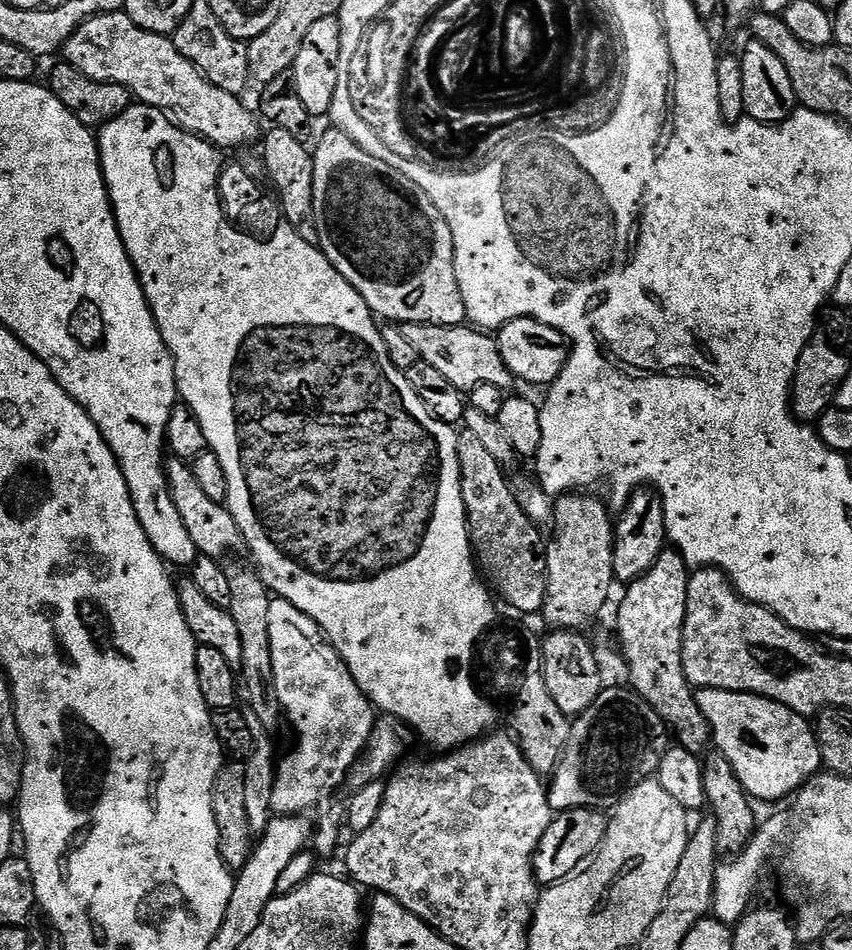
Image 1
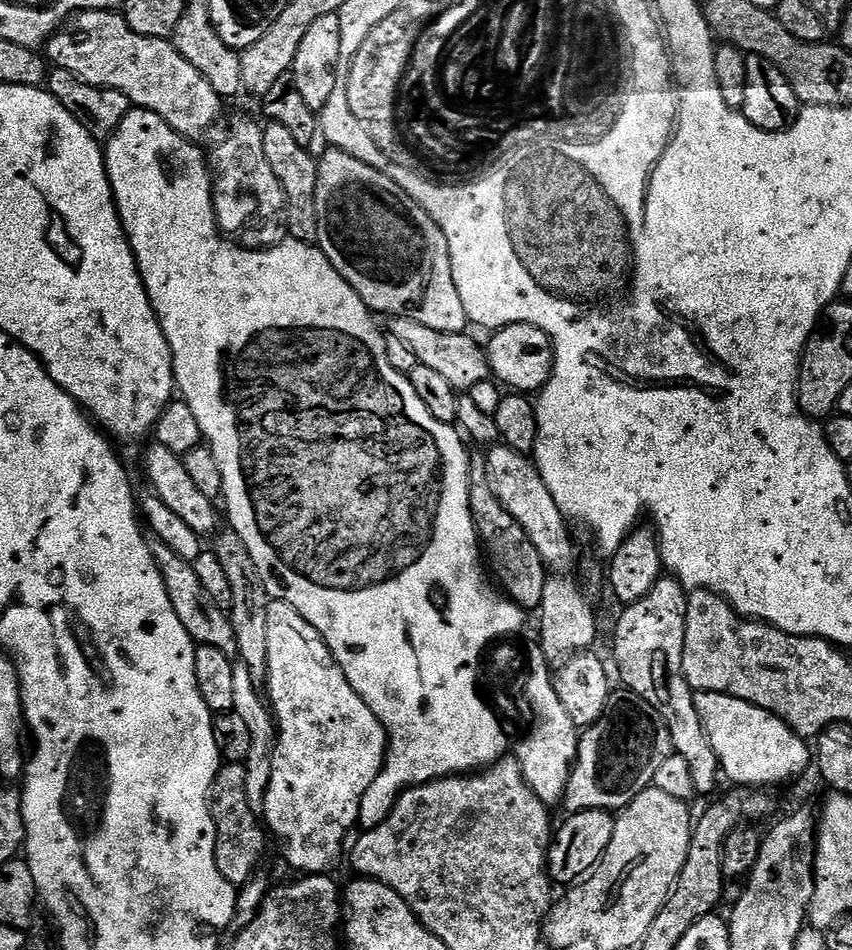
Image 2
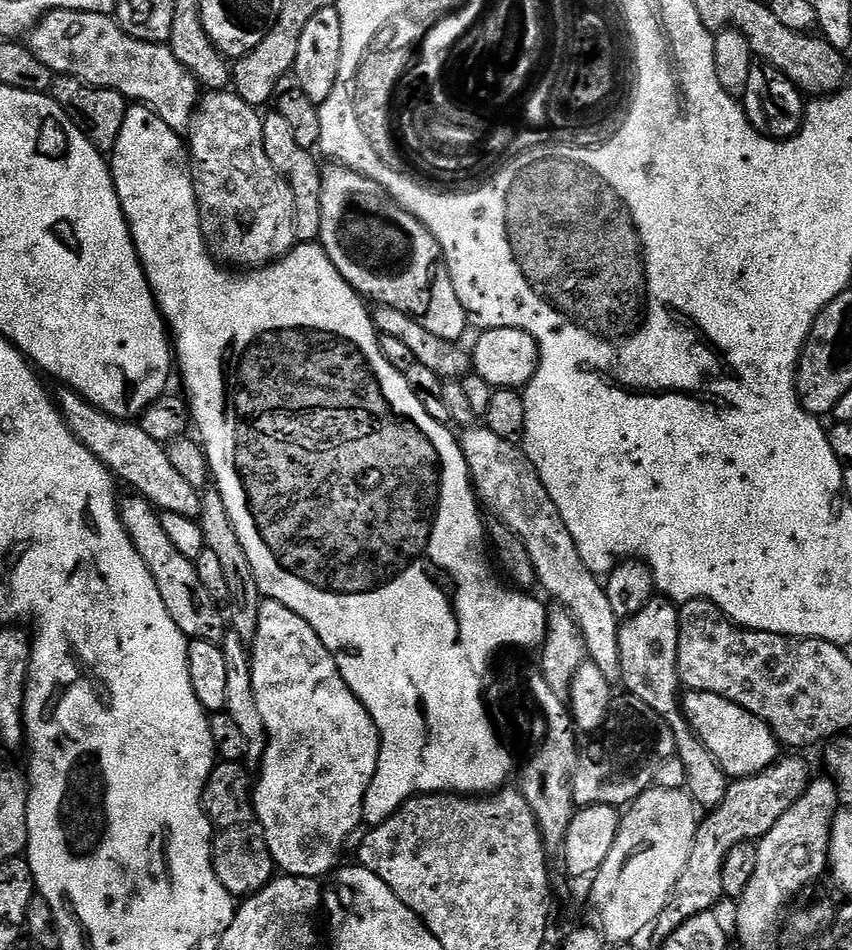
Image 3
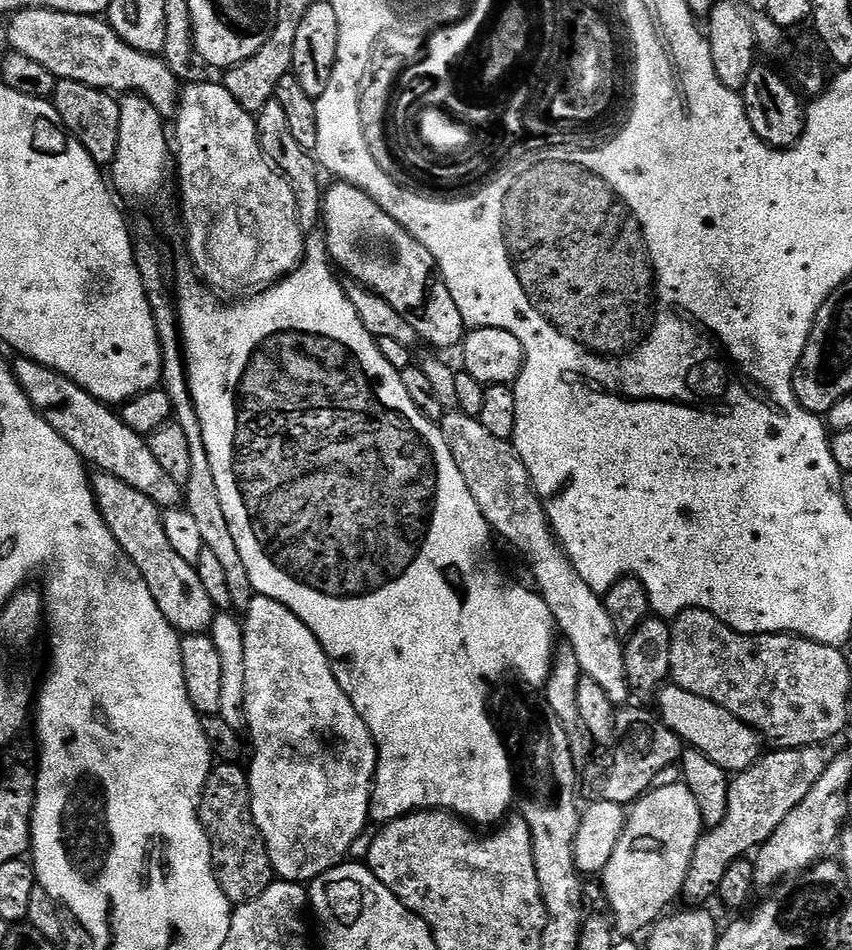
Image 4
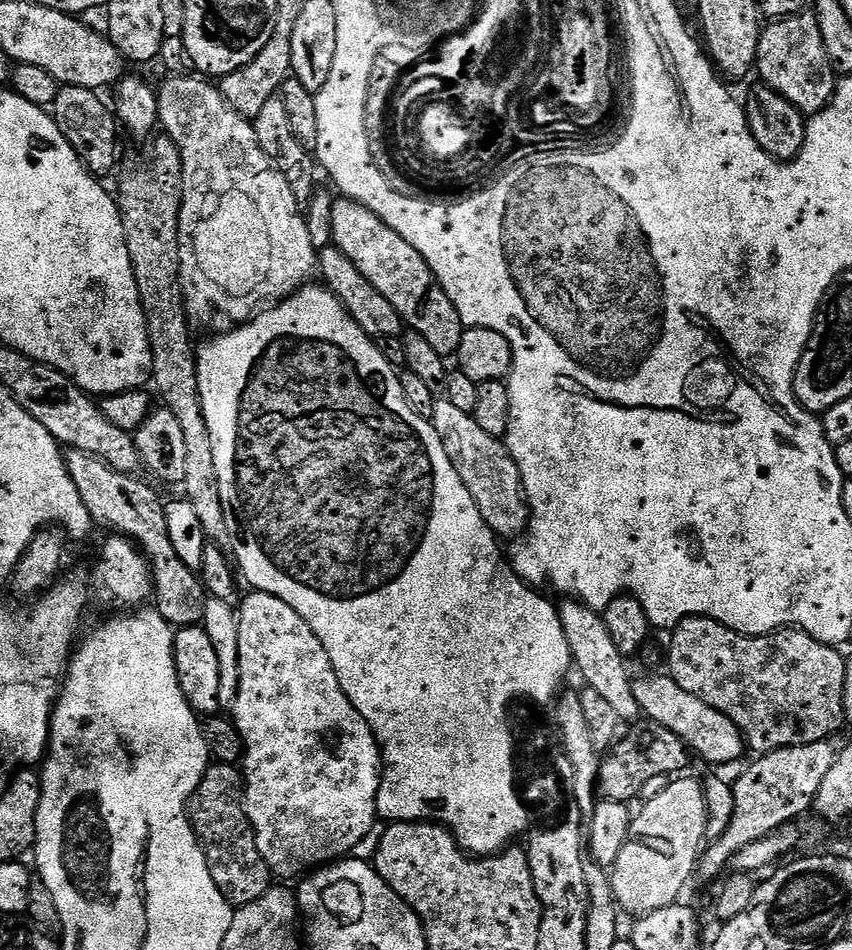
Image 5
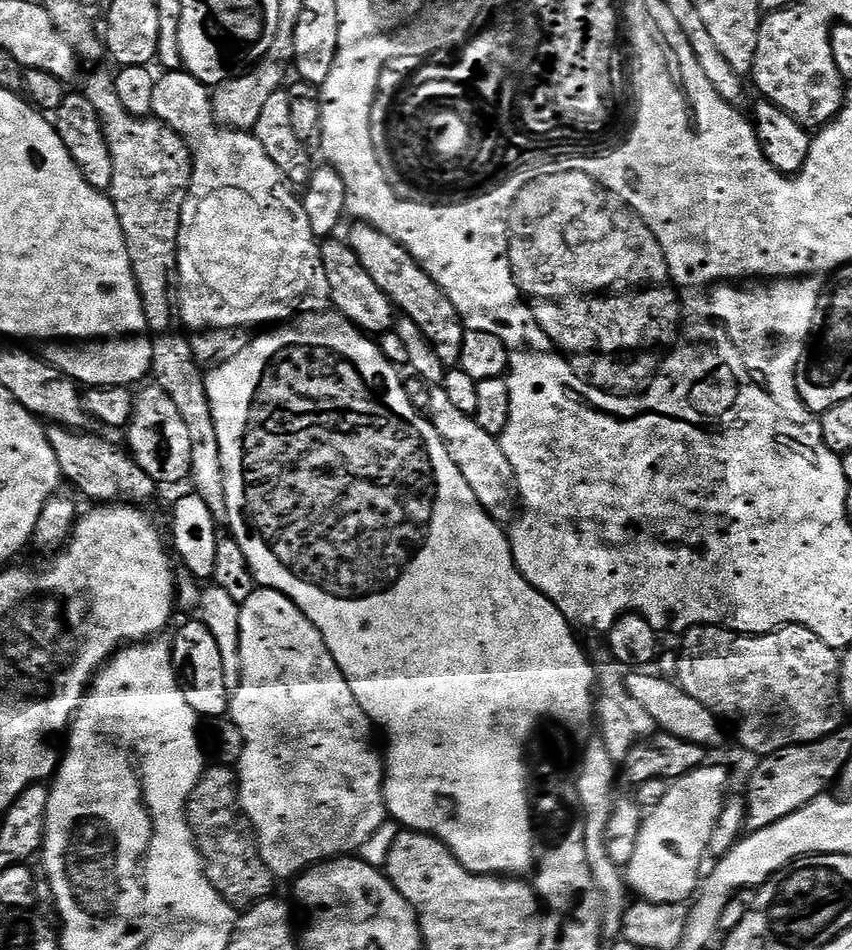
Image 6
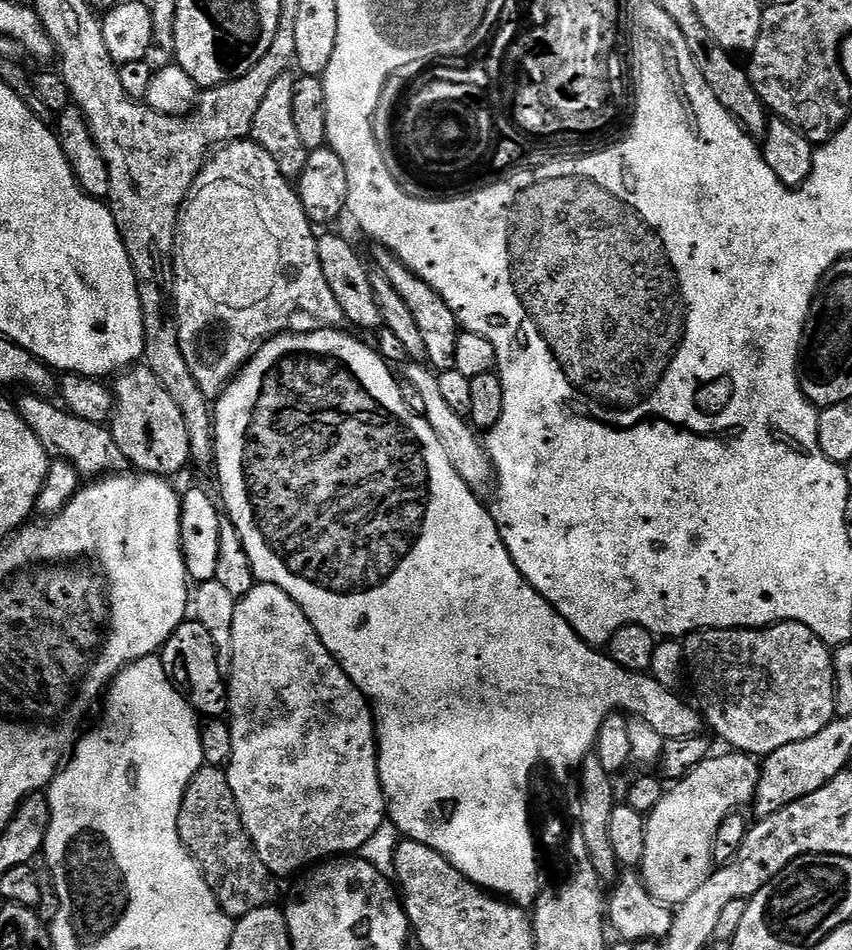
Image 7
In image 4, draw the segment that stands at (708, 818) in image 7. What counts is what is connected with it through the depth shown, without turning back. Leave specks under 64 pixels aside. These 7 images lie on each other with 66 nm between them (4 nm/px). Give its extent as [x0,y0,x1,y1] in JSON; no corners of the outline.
[602,782,703,933]

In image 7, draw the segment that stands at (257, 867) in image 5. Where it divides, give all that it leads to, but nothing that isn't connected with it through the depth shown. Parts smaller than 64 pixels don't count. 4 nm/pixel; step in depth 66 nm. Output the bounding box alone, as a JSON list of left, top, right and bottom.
[178,768,280,918]

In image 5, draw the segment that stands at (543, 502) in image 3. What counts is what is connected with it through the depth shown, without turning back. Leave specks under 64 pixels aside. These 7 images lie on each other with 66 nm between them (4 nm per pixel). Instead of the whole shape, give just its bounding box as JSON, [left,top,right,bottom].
[430,398,642,722]

